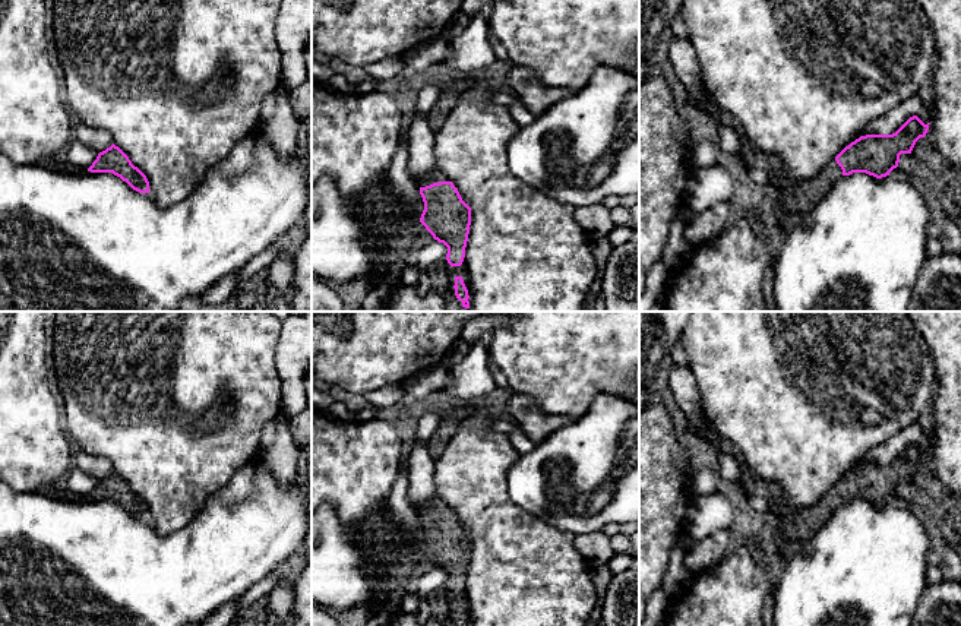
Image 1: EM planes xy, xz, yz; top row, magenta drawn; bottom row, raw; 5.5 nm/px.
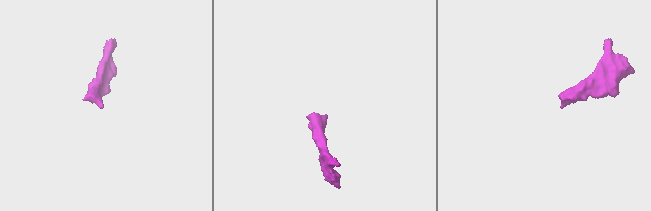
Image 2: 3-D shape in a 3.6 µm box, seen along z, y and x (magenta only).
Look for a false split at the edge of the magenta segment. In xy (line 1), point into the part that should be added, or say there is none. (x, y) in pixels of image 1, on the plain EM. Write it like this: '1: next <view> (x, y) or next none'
1: next none

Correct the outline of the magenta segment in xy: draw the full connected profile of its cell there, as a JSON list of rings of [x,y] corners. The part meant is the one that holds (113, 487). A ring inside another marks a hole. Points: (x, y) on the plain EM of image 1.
[[[114,471],[98,481],[88,499],[113,500],[126,509],[133,518],[139,521],[149,521],[149,509],[146,503],[135,494],[129,484]]]

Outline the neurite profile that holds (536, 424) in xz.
[[[513,393],[505,411],[534,443],[543,442],[553,431],[569,426],[575,420],[569,415],[551,415],[543,411],[538,402],[525,393]]]

